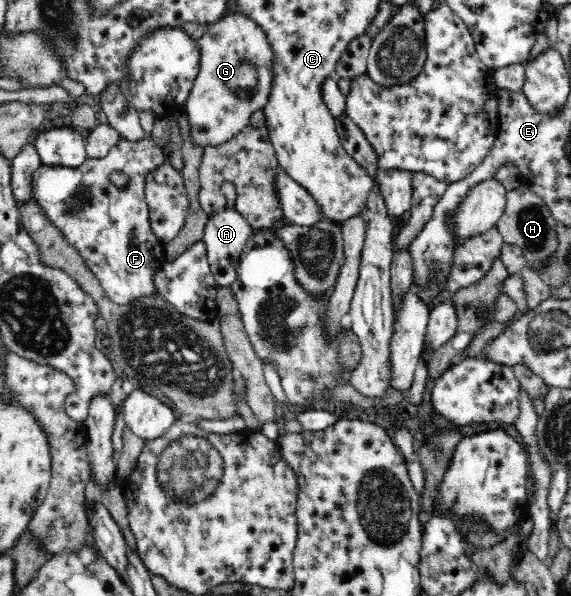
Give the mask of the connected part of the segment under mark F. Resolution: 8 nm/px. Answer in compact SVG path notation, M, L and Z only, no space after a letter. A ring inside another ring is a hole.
M148 135L136 141L121 139L106 156L101 159L88 157L81 167L42 165L32 176L31 199L41 206L51 228L57 228L67 244L78 251L107 297L118 305L157 290L154 277L165 263L166 255L164 244L159 242L149 226L143 186L147 173L165 161L162 147ZM112 171L129 175L131 183L127 189L119 190L110 185Z

